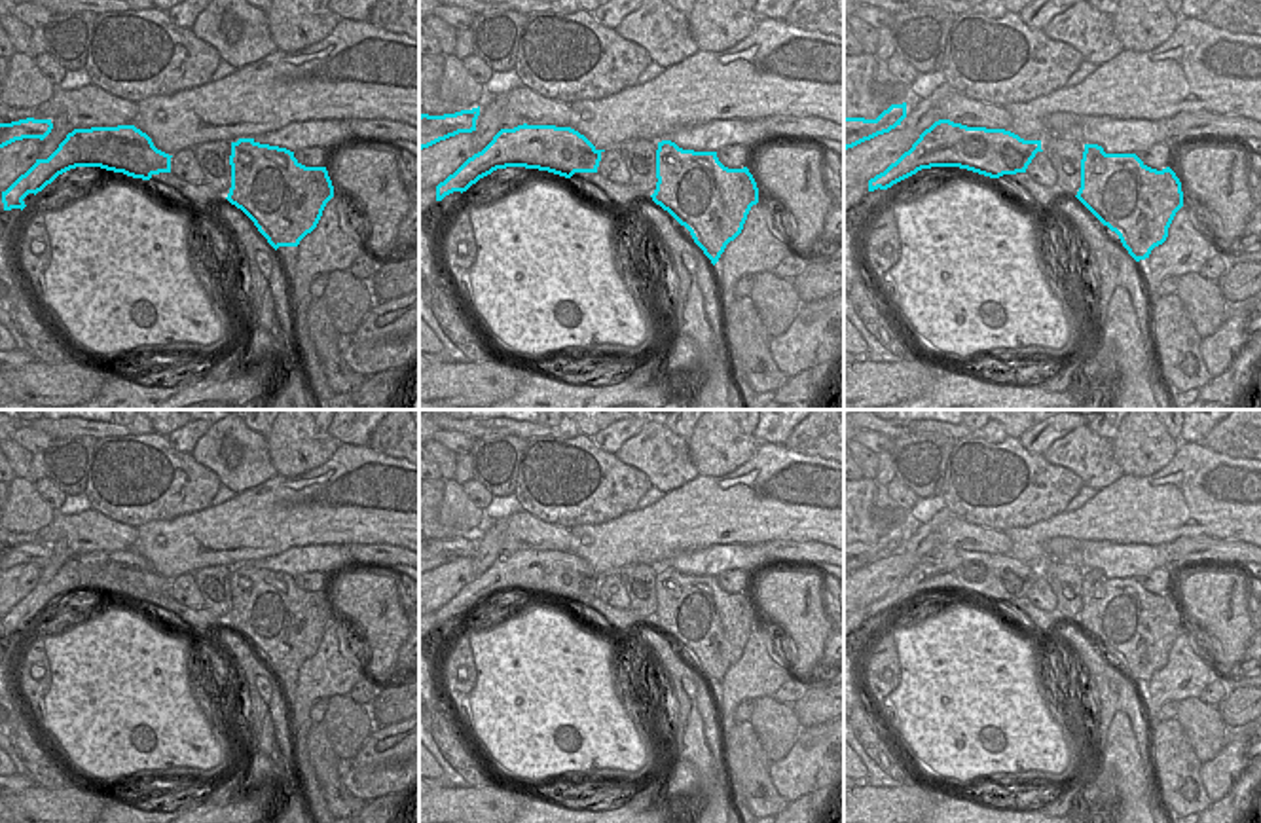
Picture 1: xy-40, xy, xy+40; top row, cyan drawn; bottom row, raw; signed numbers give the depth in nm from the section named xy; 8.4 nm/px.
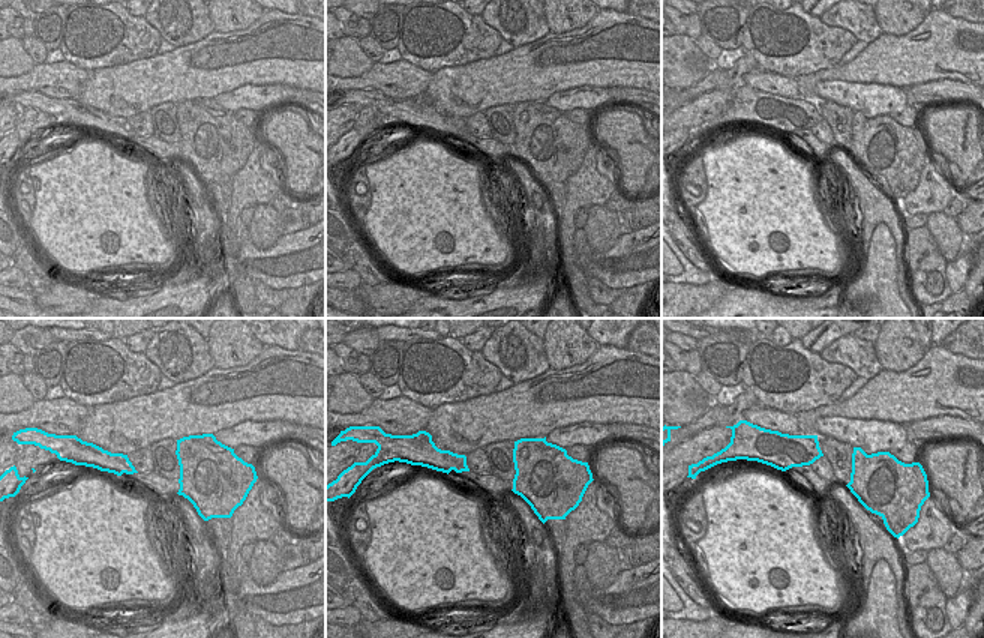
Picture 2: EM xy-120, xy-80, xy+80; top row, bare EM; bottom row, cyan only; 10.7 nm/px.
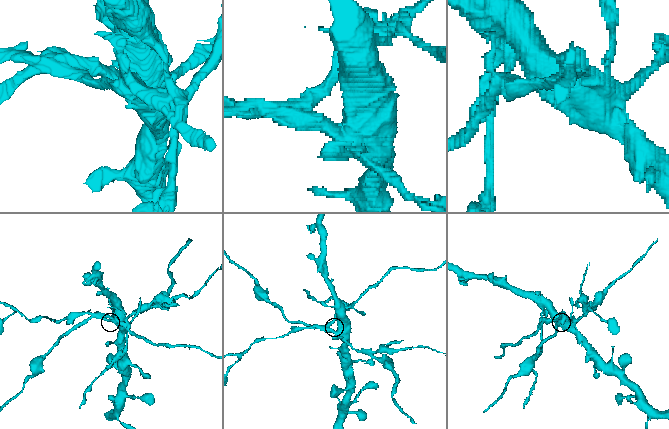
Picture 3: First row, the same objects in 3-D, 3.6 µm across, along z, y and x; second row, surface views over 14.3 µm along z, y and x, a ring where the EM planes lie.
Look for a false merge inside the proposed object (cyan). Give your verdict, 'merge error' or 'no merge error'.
merge error

